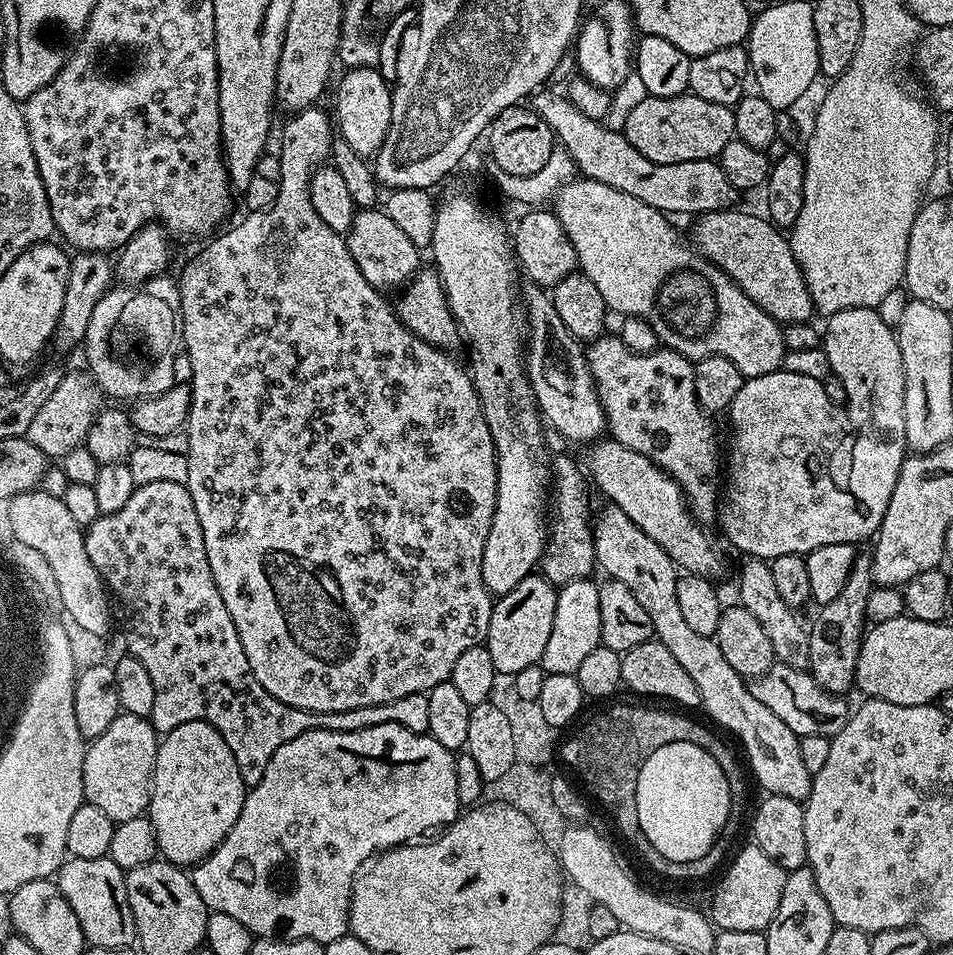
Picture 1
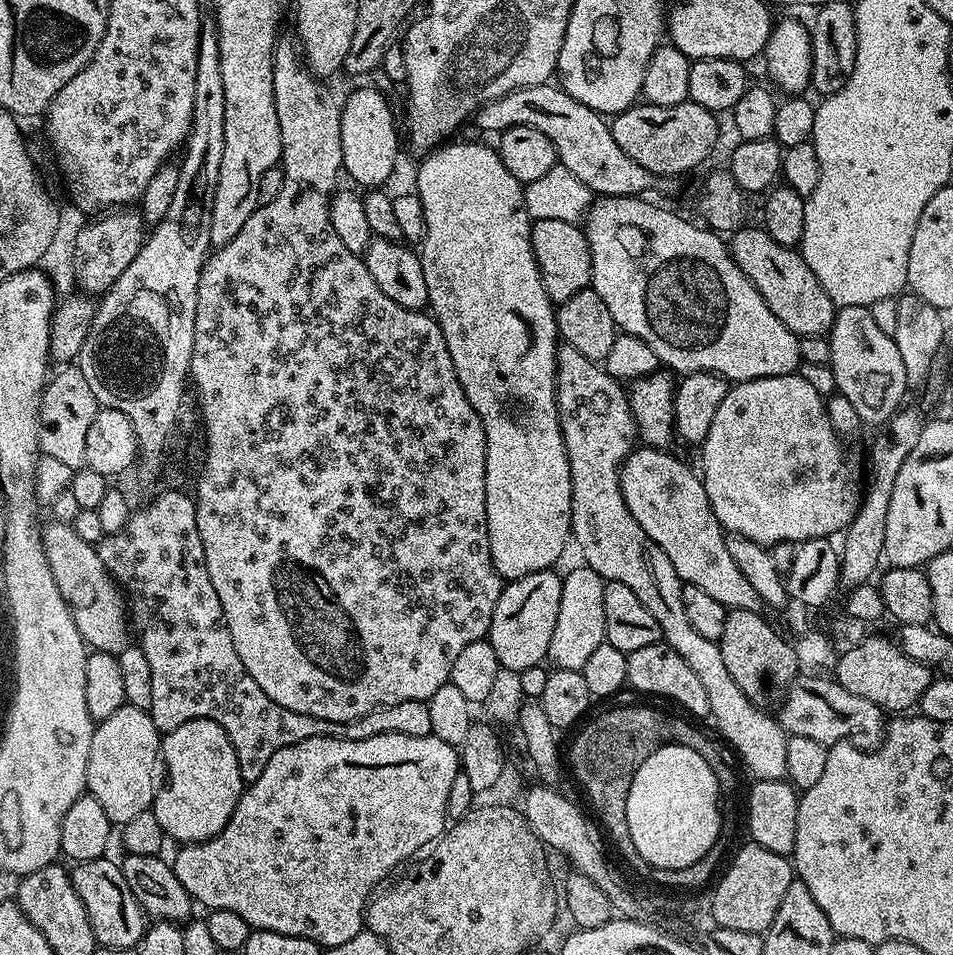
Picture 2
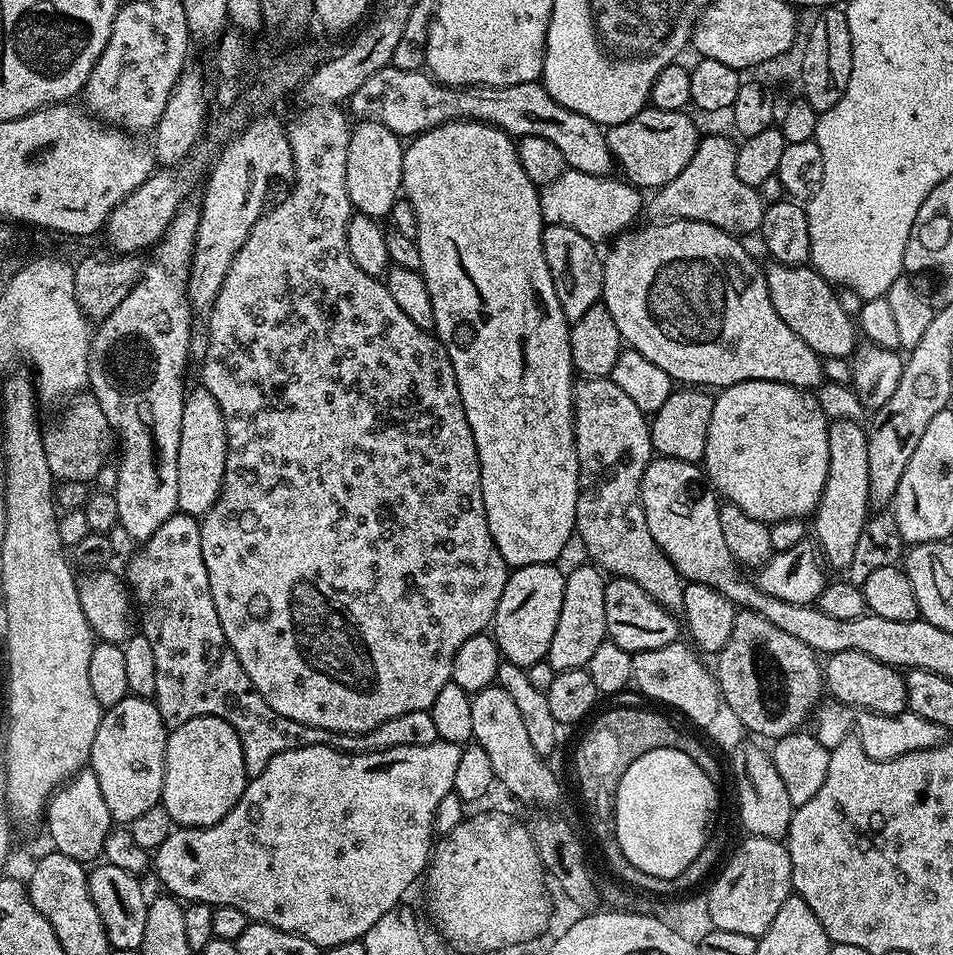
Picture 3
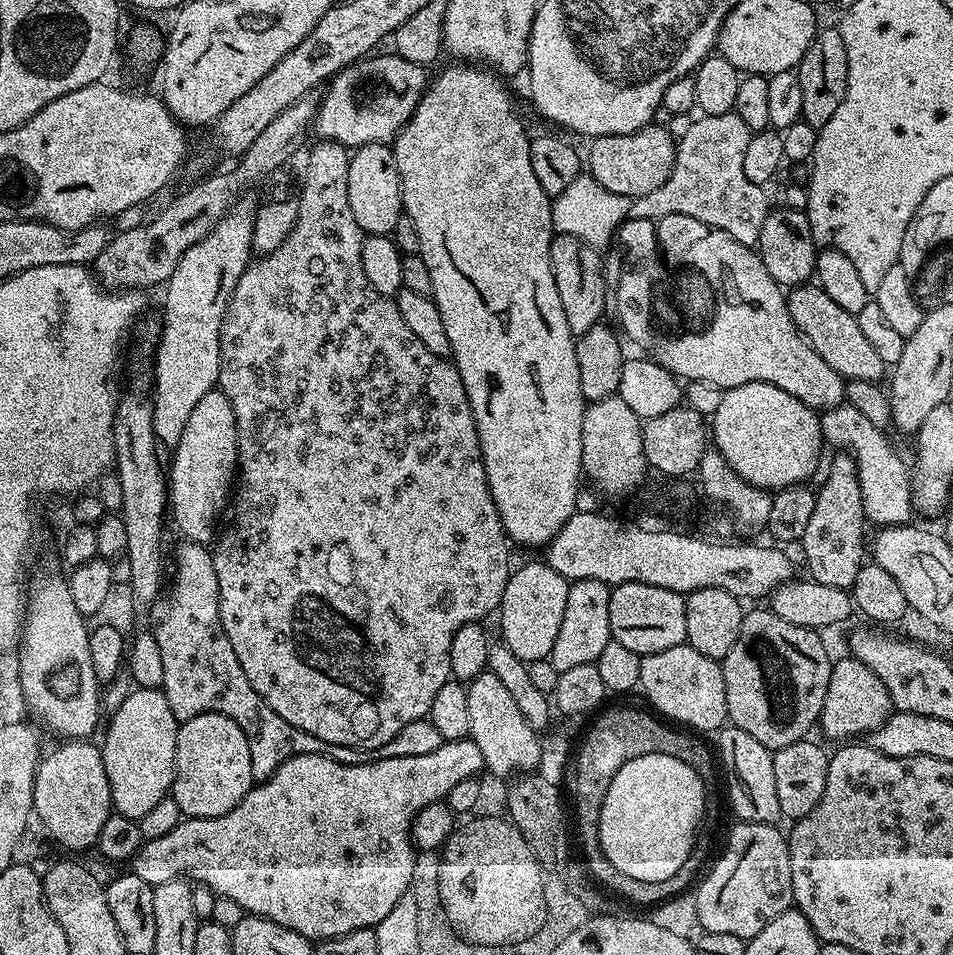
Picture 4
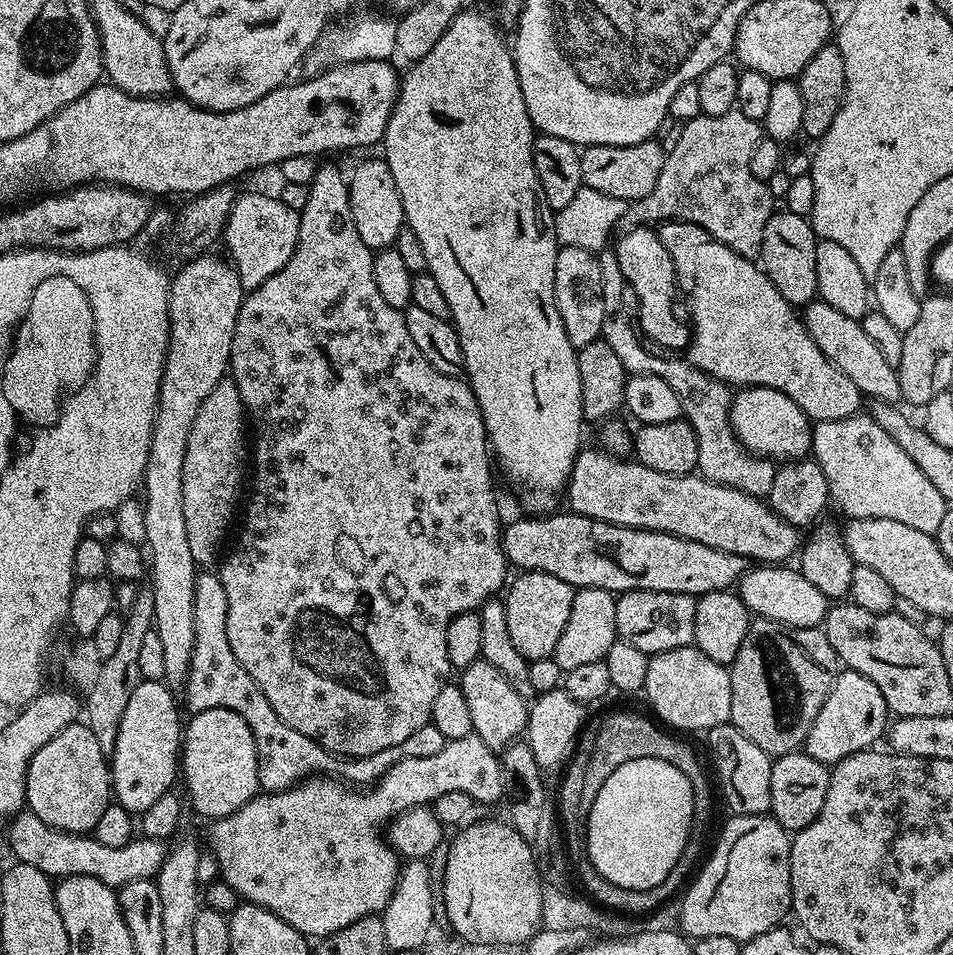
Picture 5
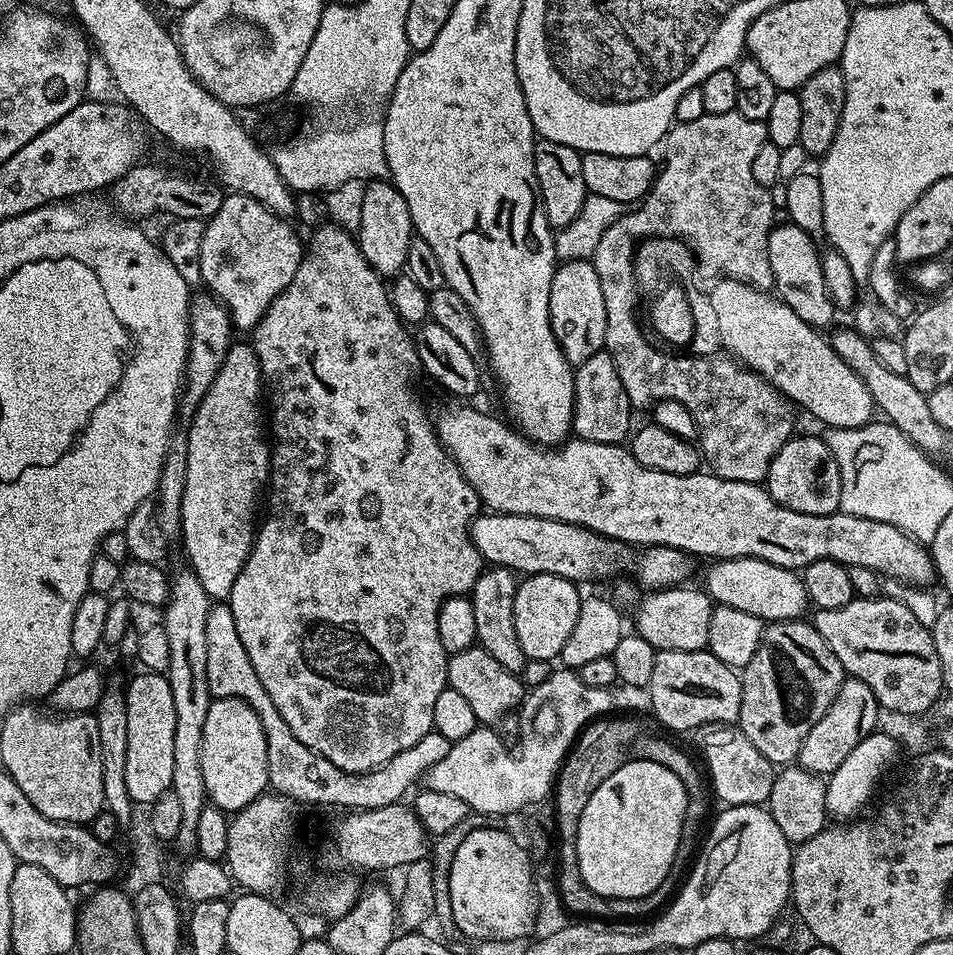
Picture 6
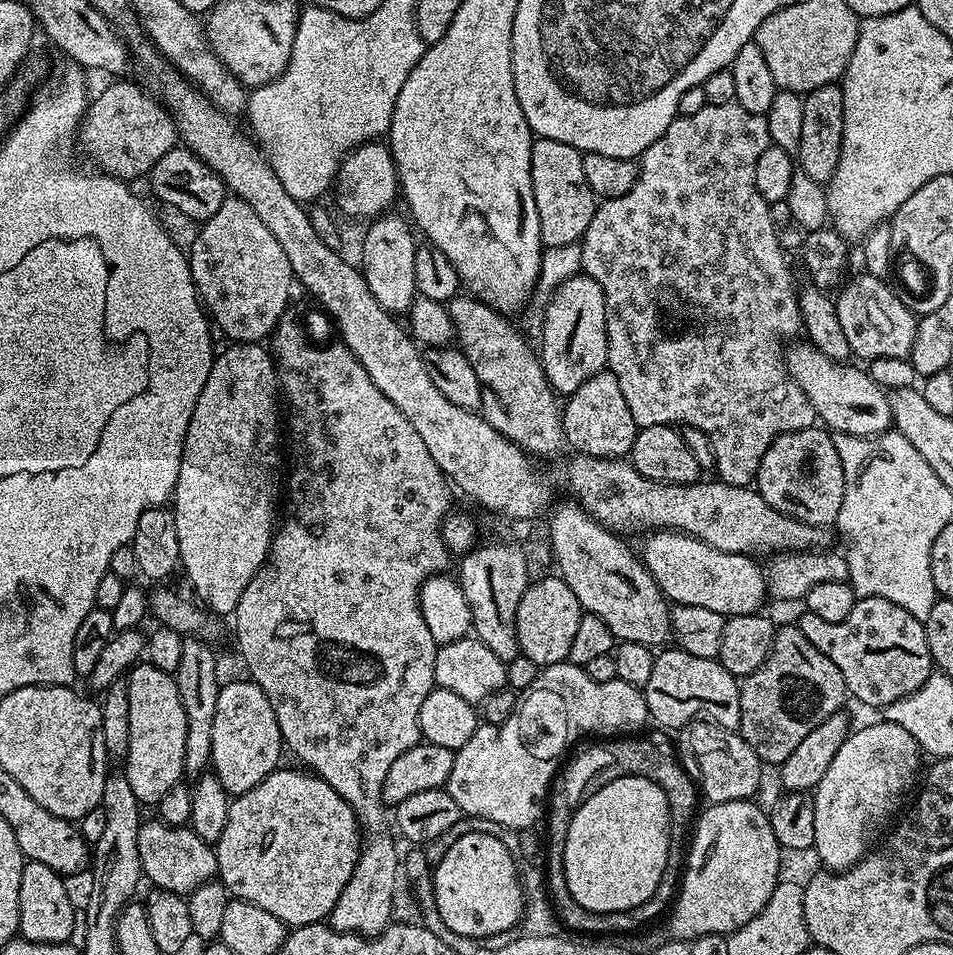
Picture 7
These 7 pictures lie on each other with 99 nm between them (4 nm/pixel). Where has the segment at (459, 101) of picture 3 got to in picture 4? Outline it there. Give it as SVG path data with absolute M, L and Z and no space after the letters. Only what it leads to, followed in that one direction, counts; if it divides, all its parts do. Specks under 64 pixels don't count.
M395 54L376 55L349 64L323 89L314 121L314 132L316 128L321 141L341 144L349 150L363 144L388 144L395 141L400 129L411 120L430 84L429 73L424 73L425 65L406 62L406 58Z

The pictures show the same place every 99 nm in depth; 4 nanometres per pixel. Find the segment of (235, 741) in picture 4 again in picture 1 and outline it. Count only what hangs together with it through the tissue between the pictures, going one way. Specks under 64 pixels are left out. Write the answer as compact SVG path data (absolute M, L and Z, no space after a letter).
M195 720L167 733L156 749L146 813L154 826L159 855L181 866L205 860L238 822L245 795L238 762L214 726Z

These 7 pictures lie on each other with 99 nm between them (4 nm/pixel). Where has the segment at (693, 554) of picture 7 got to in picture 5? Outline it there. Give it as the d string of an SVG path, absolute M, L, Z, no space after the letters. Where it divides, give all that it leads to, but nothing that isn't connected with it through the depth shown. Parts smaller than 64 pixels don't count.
M756 566L740 577L738 595L757 617L777 620L792 628L820 628L827 621L829 597L817 590L811 582L792 566Z

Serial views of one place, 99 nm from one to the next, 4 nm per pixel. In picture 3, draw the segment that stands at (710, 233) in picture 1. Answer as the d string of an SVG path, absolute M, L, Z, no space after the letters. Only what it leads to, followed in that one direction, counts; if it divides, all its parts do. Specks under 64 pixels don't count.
M775 262L769 265L764 268L764 277L778 318L782 318L782 322L786 322L786 326L790 326L790 330L794 330L817 356L851 357L858 347L858 328L853 317L852 320L848 317L843 302L836 297L837 289L811 266Z

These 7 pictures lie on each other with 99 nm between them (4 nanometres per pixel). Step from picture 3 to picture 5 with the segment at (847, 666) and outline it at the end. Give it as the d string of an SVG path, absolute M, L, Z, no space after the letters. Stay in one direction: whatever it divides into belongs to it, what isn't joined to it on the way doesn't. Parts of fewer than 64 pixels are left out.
M840 670L832 683L830 694L818 710L818 718L812 723L812 729L802 745L803 751L818 762L835 766L839 760L855 752L871 749L876 739L885 735L890 724L890 713L882 690L862 674L851 670Z

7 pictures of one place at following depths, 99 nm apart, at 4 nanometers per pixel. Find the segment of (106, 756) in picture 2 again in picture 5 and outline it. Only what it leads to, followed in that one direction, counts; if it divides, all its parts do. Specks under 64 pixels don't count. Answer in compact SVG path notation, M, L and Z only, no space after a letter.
M141 679L130 694L130 703L122 714L122 726L118 726L118 738L110 749L110 779L115 803L123 806L125 812L139 814L150 810L158 798L173 791L172 783L178 780L178 757L182 752L182 719L176 709L173 689L158 680Z

